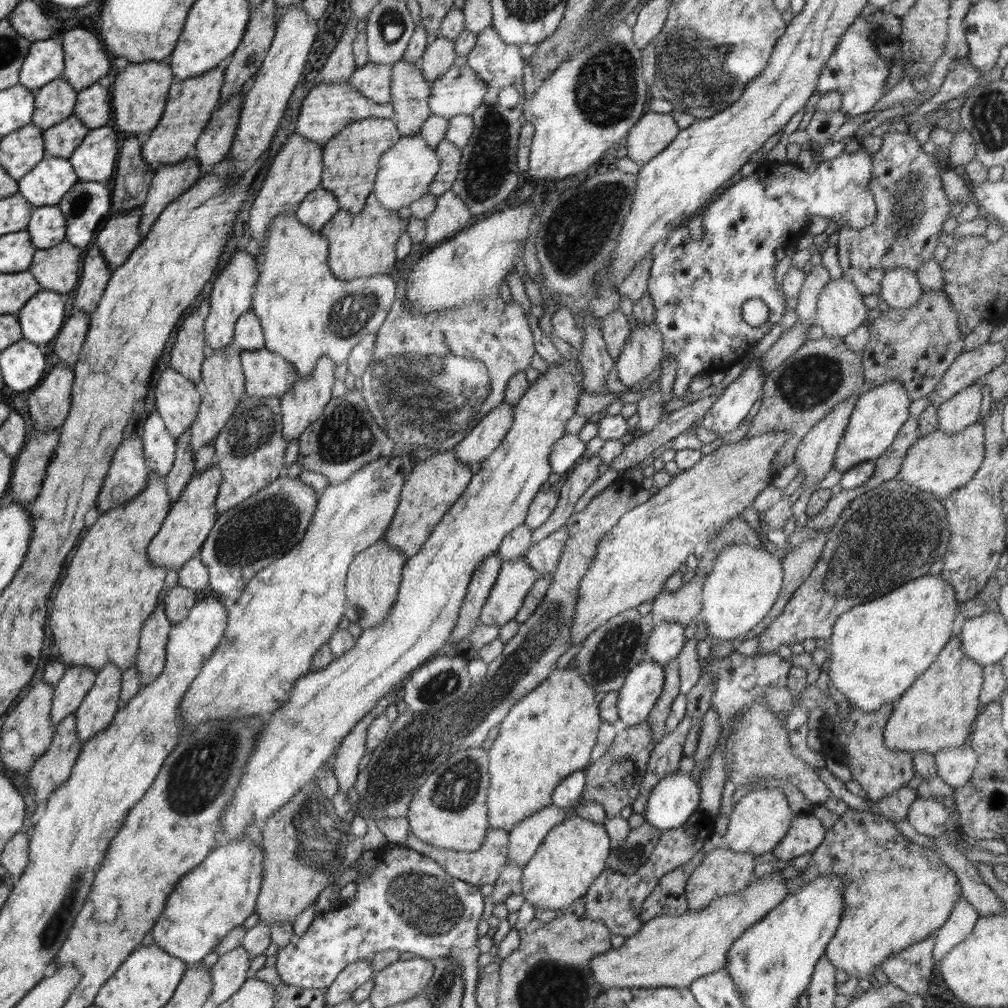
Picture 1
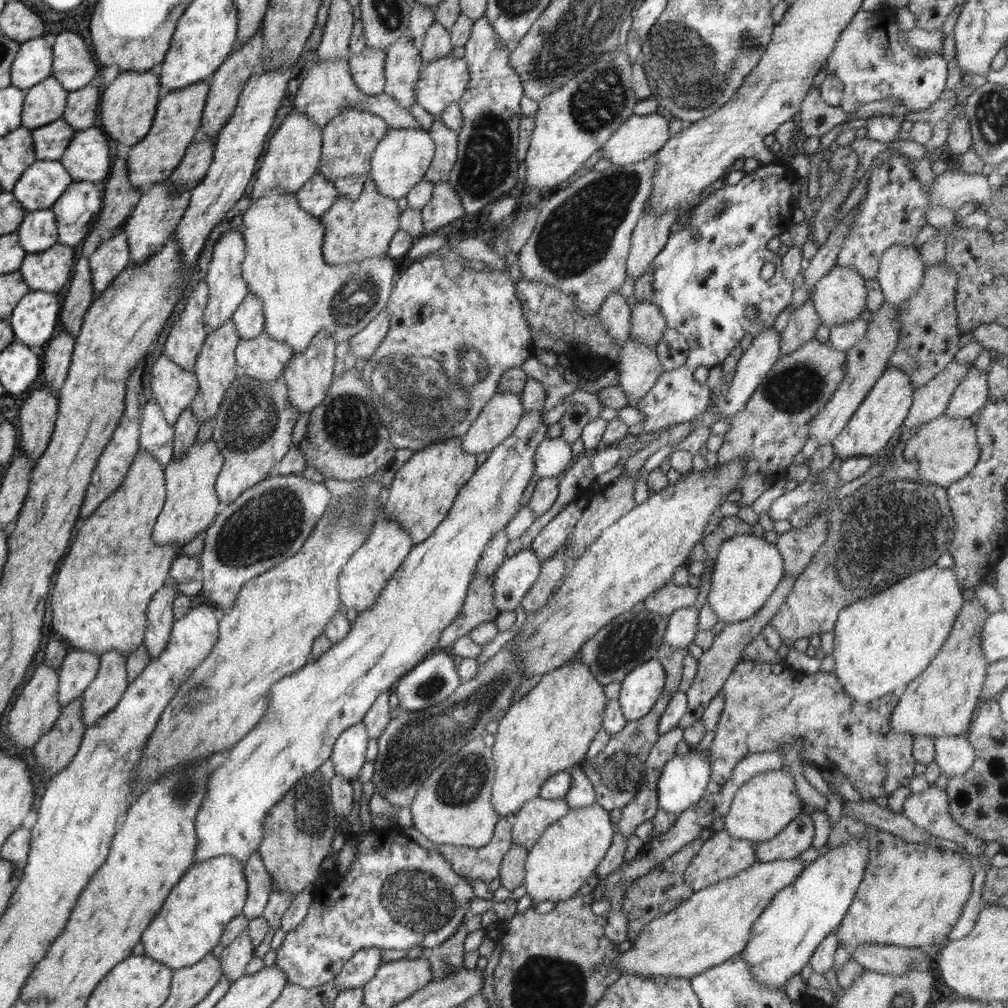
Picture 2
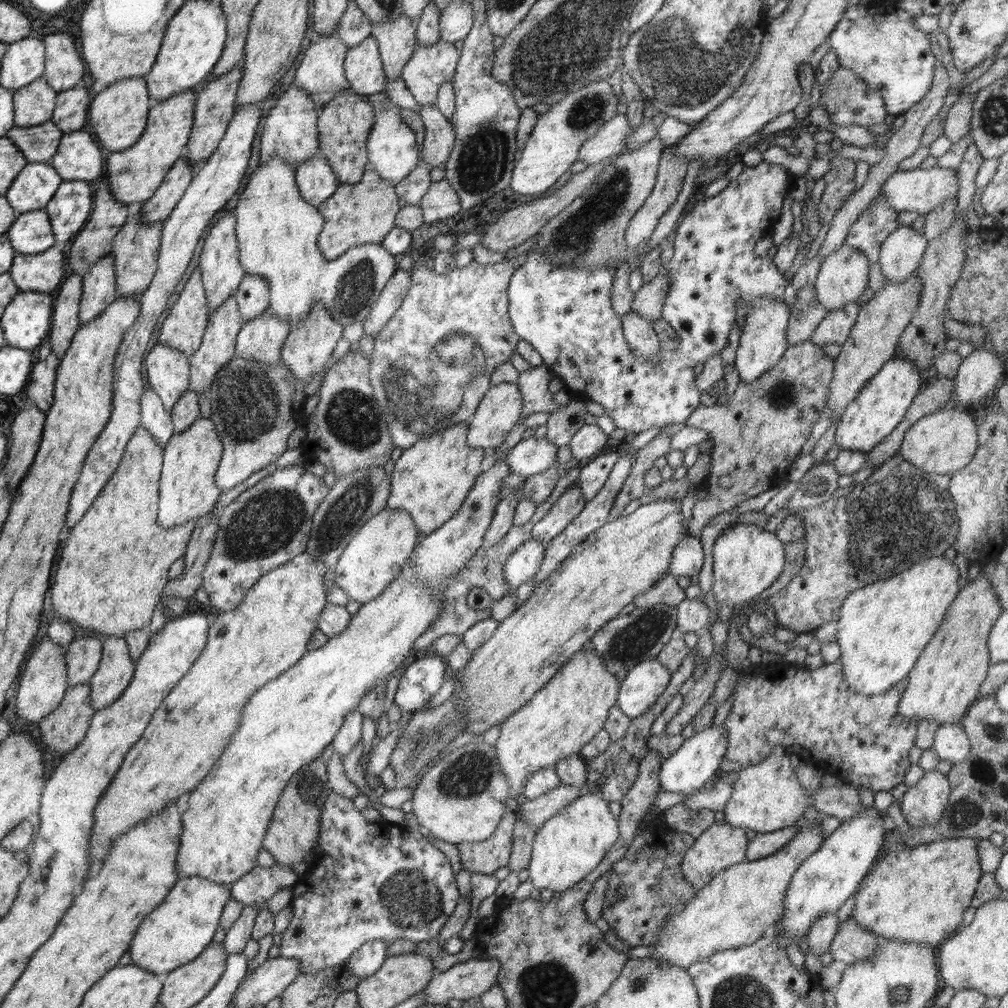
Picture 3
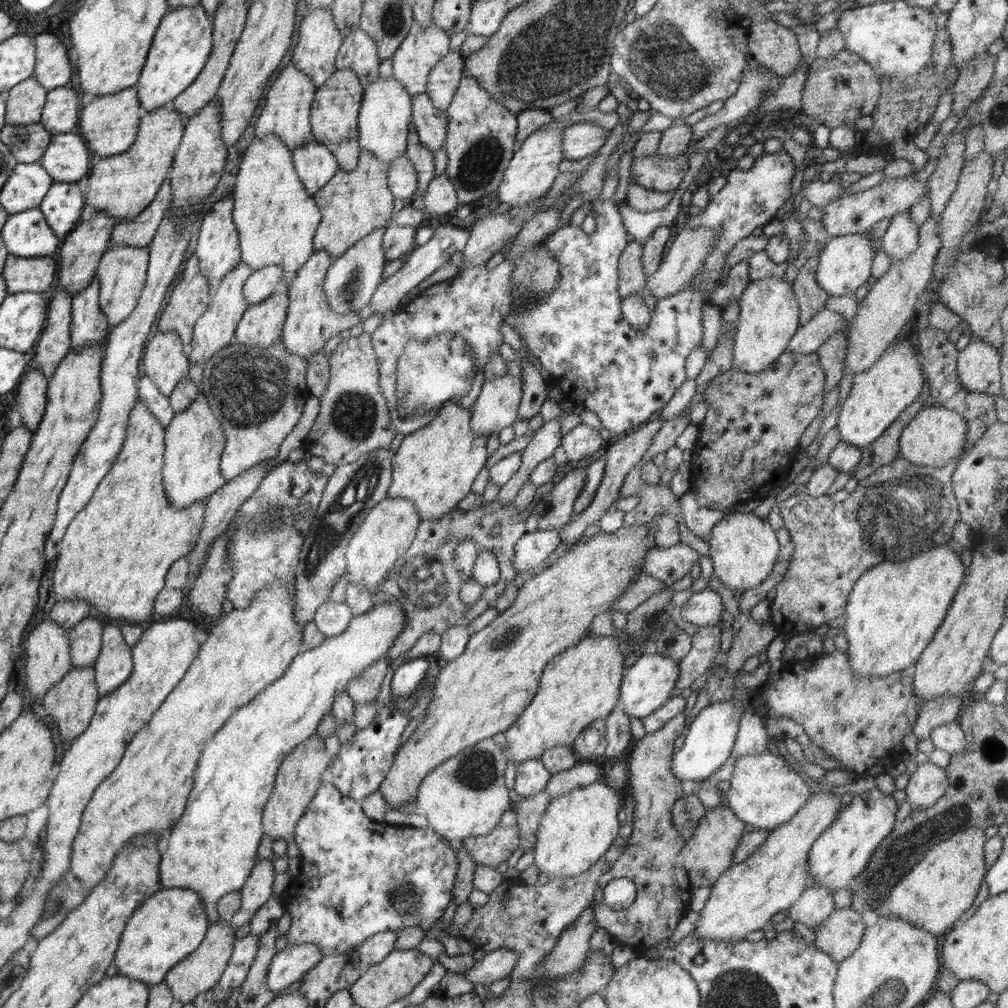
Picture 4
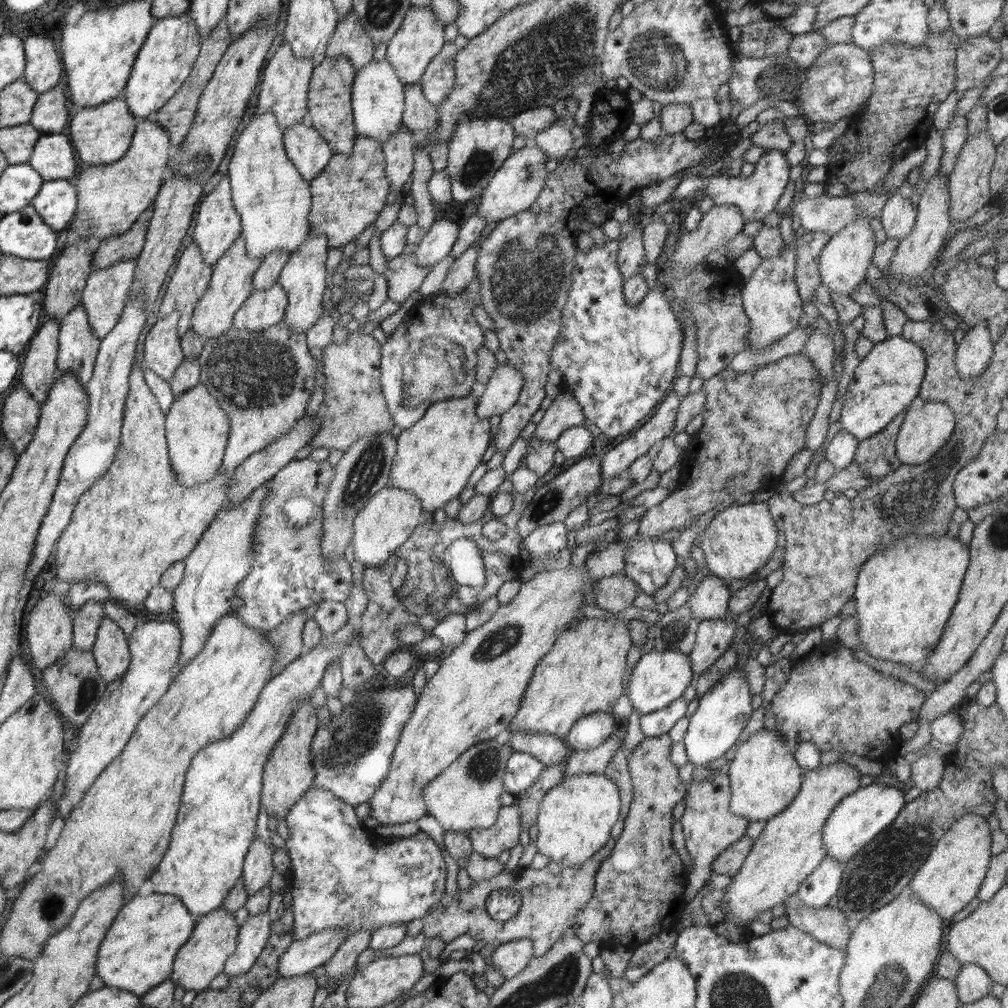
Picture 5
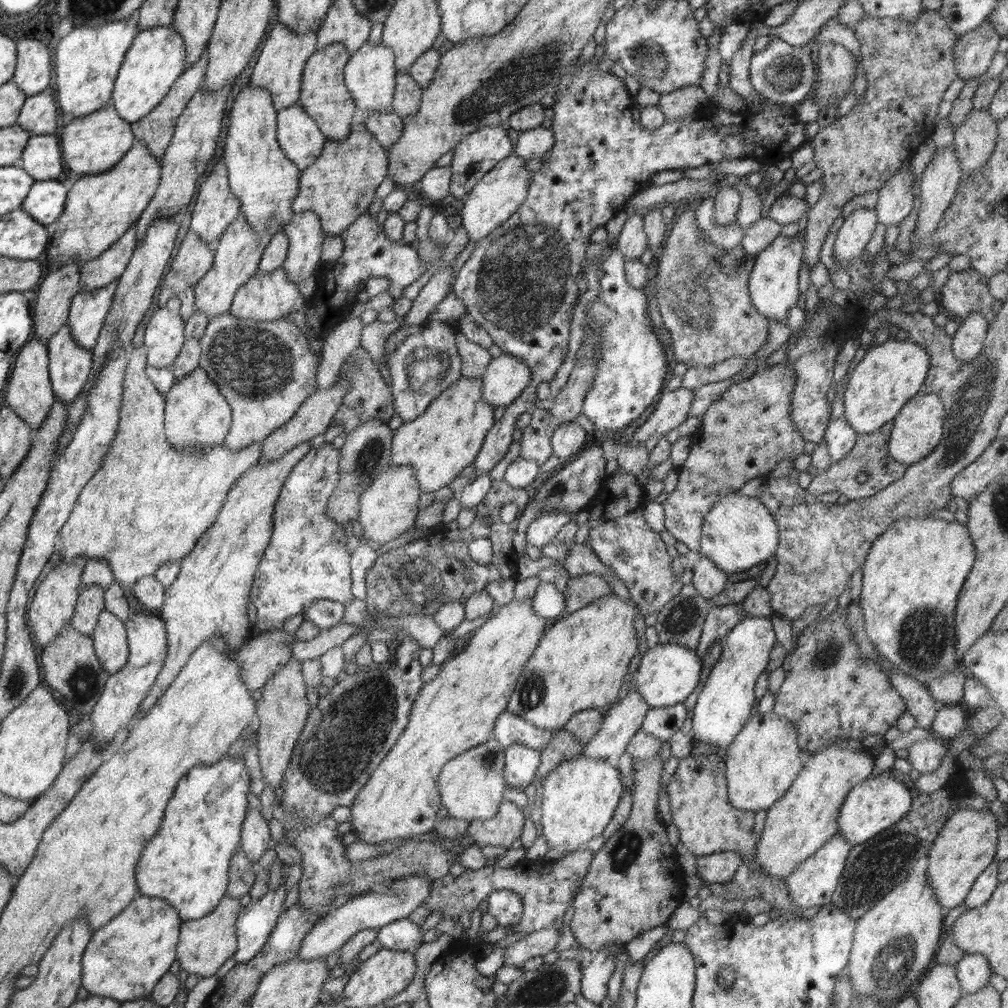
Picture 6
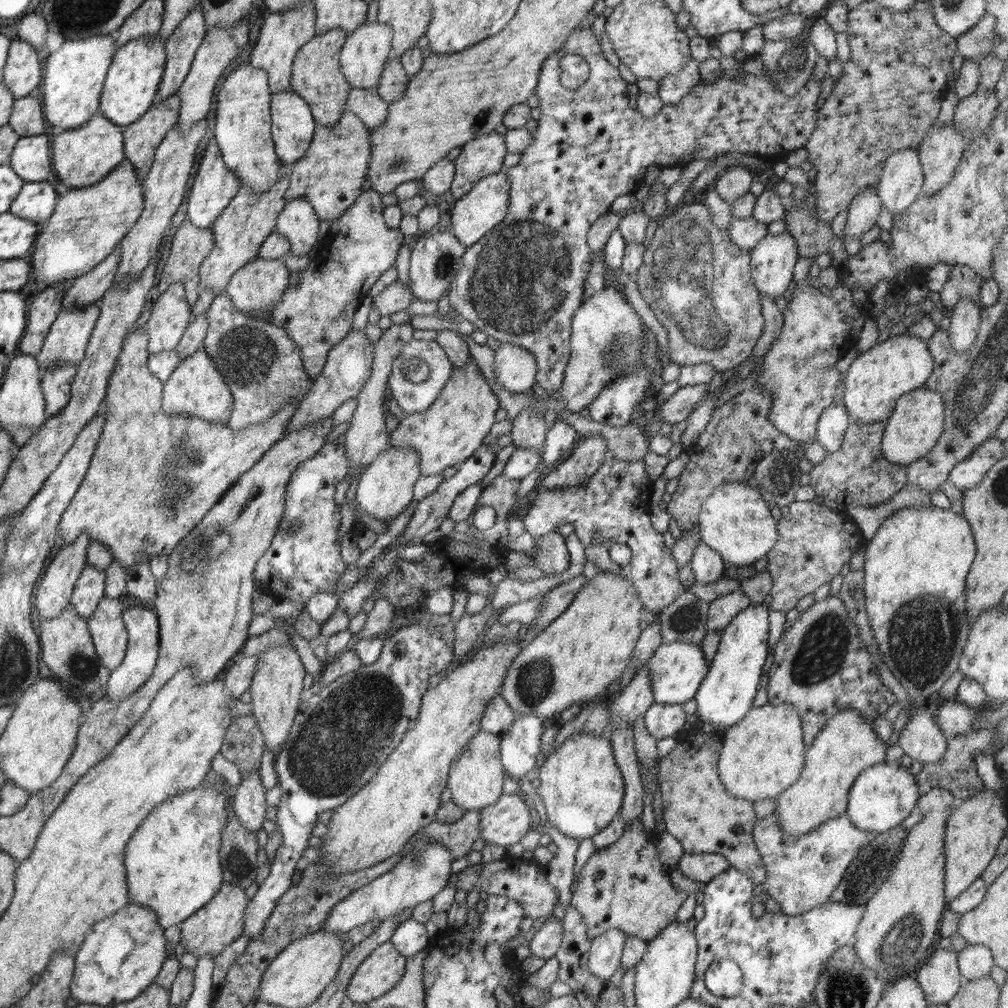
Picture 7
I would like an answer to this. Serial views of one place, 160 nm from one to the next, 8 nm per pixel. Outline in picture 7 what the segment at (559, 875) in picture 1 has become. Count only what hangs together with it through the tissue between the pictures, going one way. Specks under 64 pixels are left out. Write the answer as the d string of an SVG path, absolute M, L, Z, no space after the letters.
M578 733L570 735L540 768L539 794L548 822L562 834L582 841L604 830L621 810L625 782L616 762L613 747L602 736Z

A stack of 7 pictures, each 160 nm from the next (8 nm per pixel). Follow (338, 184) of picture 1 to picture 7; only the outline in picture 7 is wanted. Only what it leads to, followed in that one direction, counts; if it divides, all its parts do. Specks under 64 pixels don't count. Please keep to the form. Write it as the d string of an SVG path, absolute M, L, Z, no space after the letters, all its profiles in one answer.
M340 28L328 30L322 36L315 35L312 40L308 40L308 44L299 48L291 68L291 90L306 101L317 124L327 127L338 122L342 111L346 109L345 100L351 90L339 63L346 38L347 34Z

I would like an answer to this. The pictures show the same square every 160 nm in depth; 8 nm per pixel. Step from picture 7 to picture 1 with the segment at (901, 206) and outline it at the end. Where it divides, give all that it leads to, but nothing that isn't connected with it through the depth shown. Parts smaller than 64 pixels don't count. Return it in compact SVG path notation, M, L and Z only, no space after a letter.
M891 268L881 280L879 296L892 309L907 309L914 306L923 295L918 277L912 269Z

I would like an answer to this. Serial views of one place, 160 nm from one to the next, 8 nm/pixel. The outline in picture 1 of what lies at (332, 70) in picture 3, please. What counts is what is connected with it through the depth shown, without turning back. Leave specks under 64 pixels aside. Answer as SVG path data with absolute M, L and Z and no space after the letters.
M322 81L315 84L312 90L304 97L299 117L297 118L296 132L306 140L311 140L324 146L335 134L338 134L348 123L365 118L384 118L395 120L395 110L391 103L378 104L362 96L350 83L344 81Z

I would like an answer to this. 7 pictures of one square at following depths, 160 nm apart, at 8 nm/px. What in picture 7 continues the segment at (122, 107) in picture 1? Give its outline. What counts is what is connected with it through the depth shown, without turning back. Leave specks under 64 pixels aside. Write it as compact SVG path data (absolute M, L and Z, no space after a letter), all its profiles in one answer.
M98 112L78 128L66 130L54 137L51 159L58 180L70 189L82 189L97 184L125 159L123 127L116 126Z

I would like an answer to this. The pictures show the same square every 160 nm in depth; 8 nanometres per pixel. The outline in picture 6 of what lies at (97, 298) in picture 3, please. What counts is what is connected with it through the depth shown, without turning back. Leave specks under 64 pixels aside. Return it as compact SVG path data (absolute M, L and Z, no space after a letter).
M67 322L47 342L49 354L49 376L54 390L55 401L69 405L82 396L84 386L92 376L93 352L82 348L70 334Z

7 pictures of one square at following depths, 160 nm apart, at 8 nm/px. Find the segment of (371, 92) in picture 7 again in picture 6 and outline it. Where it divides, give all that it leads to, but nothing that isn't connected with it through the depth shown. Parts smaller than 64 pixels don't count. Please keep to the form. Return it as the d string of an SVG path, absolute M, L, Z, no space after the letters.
M393 109L388 111L364 111L363 125L374 135L374 138L386 148L392 150L399 141L404 128L404 119Z

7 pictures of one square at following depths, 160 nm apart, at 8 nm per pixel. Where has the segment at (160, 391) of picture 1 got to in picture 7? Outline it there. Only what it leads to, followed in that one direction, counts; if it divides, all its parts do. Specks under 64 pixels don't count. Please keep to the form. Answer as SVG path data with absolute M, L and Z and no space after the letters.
M182 283L171 284L154 299L152 313L145 324L149 354L175 350L191 317L191 307Z

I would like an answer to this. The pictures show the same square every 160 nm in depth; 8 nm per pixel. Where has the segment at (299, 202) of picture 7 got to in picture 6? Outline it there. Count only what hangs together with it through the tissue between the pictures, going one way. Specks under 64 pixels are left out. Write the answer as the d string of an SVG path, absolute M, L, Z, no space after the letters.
M313 212L292 213L283 233L288 237L287 257L281 268L286 271L288 280L296 286L310 274L316 274L320 266L320 252L325 234L318 216Z

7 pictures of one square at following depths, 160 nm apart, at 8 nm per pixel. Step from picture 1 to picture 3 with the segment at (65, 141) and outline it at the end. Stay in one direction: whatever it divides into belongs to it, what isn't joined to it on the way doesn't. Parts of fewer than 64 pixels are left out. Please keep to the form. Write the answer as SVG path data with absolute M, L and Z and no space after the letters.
M51 120L36 126L14 125L6 134L28 163L48 163L60 146L62 132Z

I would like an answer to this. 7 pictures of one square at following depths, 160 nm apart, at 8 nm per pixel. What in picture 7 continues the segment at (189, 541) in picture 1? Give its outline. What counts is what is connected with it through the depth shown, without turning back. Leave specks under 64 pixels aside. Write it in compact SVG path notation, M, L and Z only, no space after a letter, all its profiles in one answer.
M204 348L182 359L163 384L162 409L166 416L194 416L212 424L228 424L233 410L232 394Z

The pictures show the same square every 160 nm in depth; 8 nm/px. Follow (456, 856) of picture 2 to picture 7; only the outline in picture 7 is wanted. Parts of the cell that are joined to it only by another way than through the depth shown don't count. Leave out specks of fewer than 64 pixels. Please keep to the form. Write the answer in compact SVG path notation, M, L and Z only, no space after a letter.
M502 793L496 804L484 807L477 826L480 838L509 848L532 831L536 817L521 797L519 794Z

